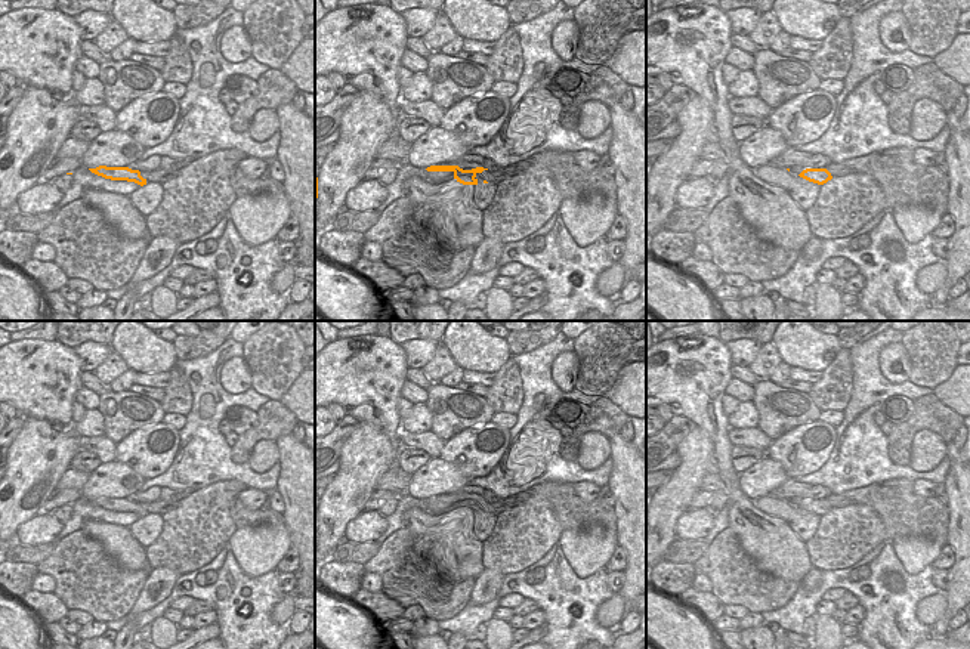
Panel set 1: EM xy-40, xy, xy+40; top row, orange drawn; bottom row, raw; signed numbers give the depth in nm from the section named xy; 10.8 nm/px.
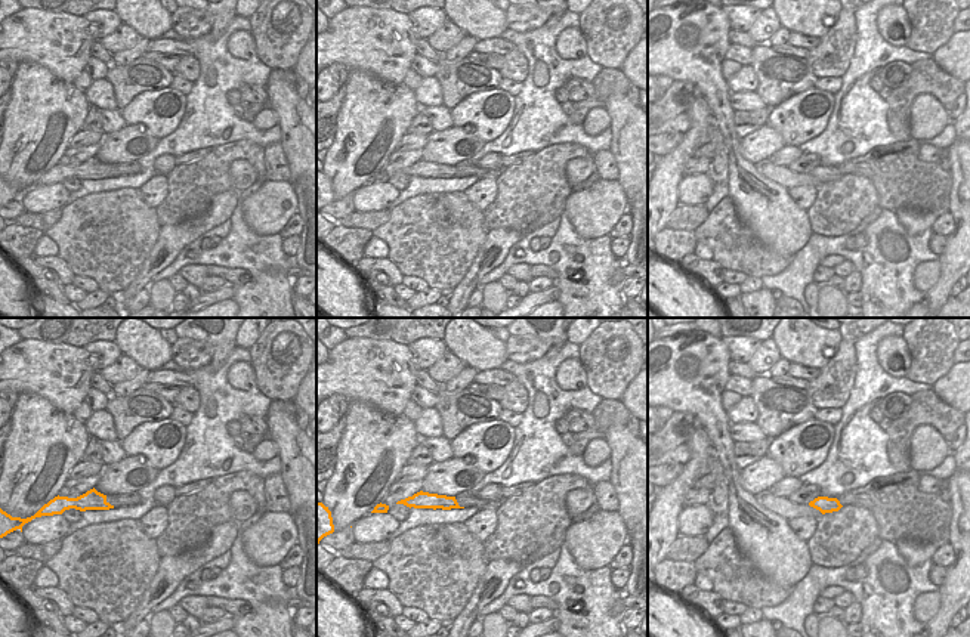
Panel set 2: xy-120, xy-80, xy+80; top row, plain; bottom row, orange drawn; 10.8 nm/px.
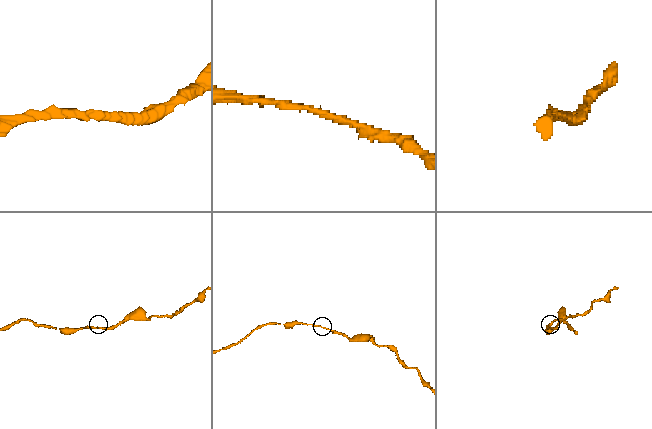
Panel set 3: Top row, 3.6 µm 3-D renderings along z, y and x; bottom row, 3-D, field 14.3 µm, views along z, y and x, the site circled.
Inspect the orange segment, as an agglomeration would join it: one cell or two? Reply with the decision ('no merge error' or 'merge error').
no merge error

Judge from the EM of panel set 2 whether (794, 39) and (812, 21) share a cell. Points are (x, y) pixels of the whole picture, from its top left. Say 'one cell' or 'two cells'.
two cells

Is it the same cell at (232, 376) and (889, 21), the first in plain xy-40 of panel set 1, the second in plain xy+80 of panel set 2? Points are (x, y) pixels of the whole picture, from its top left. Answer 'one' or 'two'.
one

